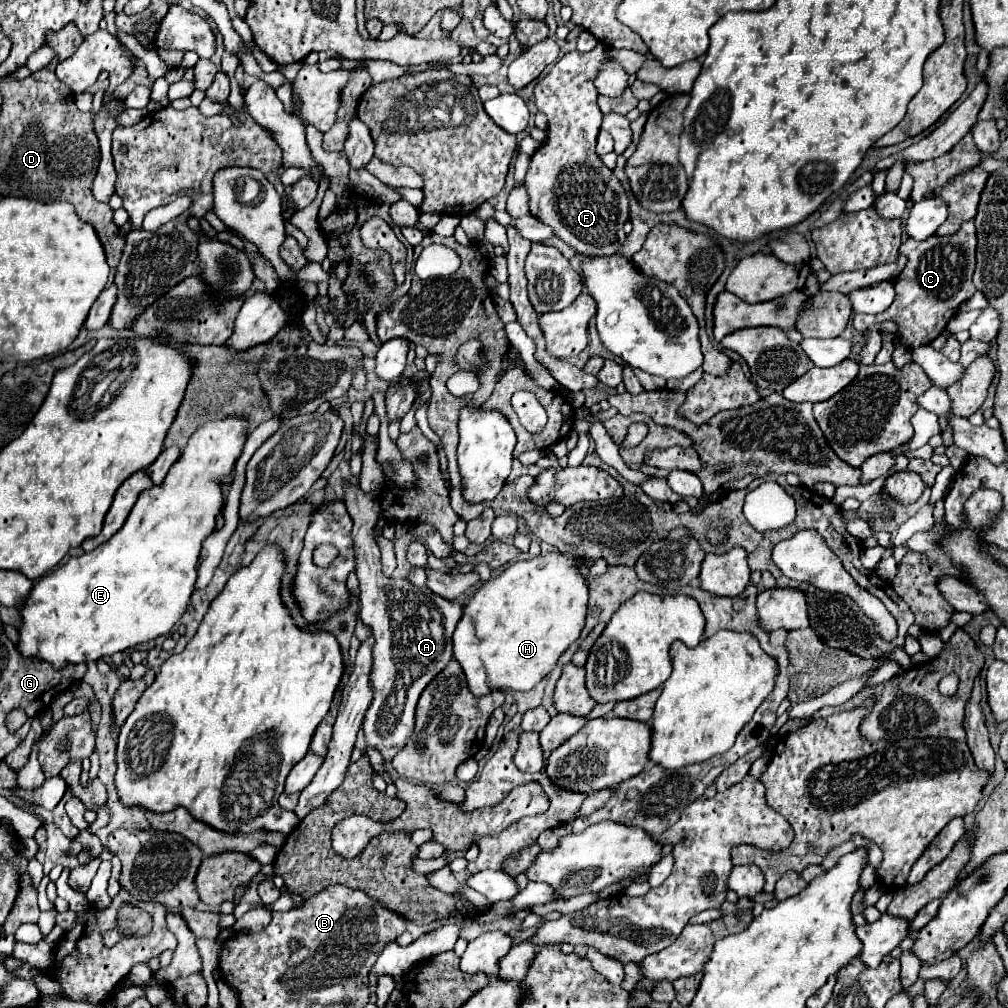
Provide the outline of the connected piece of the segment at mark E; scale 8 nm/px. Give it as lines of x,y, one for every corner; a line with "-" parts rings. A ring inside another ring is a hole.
225,418
221,422
207,422
201,426
191,436
179,462
173,464
173,470
169,470
165,482
141,492
129,518
125,520
125,526
109,538
109,542
89,554
83,554
81,558
71,558
65,566
41,578
31,588
29,596
19,606
19,654
29,660
37,658
39,662
49,662
55,670
61,670
67,664
95,662
103,656
113,656
115,652
129,650
167,634
187,610
187,602
197,580
199,552
205,538
213,534
215,516
223,508
223,476
233,470
243,444
245,422
241,422
241,418

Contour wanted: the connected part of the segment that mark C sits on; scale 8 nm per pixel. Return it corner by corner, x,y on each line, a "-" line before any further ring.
969,224
959,232
959,236
929,236
923,242
913,242
907,238
899,252
909,258
903,272
893,280
895,284
895,300
893,304
875,316
855,316
853,326
859,332
865,332
871,324
881,324
885,320
893,320
899,324
899,338
893,338
893,342
905,342
911,348
925,346
933,342
947,326
951,316
957,312
957,308
969,300
975,294
975,286
971,282
973,270
975,270
975,226

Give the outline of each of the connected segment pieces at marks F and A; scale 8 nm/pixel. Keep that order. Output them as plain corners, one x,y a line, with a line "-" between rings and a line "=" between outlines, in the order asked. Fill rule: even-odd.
599,44
591,52
573,50
565,54
535,86
535,104
547,116
547,140
541,144
531,156
531,164
525,176
525,186
529,192
529,212
539,222
553,228
553,232
571,248
619,248
623,244
625,232
623,224
629,220
629,200
621,186
621,182
613,176
613,172
599,160
595,152
597,134
601,128
601,110
597,106
597,88
593,86
593,78
597,76
597,66
601,66
601,58
605,58
603,44
=
345,484
345,506
347,512
353,518
353,540
357,546
357,578
359,578
359,588
361,588
361,596
359,596
359,604
361,604
361,620
365,622
365,626
371,628
371,634
375,638
373,644
373,668
369,674
369,682
373,688
373,700
365,712
363,718
363,730
365,730
365,738
369,746
375,746
385,762
391,762
393,756
407,744
409,736
413,734
413,726
415,726
415,706
417,700
421,696
421,692
425,690
425,686
449,664
451,654
453,654
453,646
451,646
451,634
463,614
463,606
451,600
445,600
441,596
437,596
435,592
431,592
427,586
413,586
407,580
393,580
383,576
379,562
381,562
381,554
379,554
379,546
375,544
373,538
373,528
379,520
381,514
381,496
379,494
371,494
371,492
363,492
357,484

